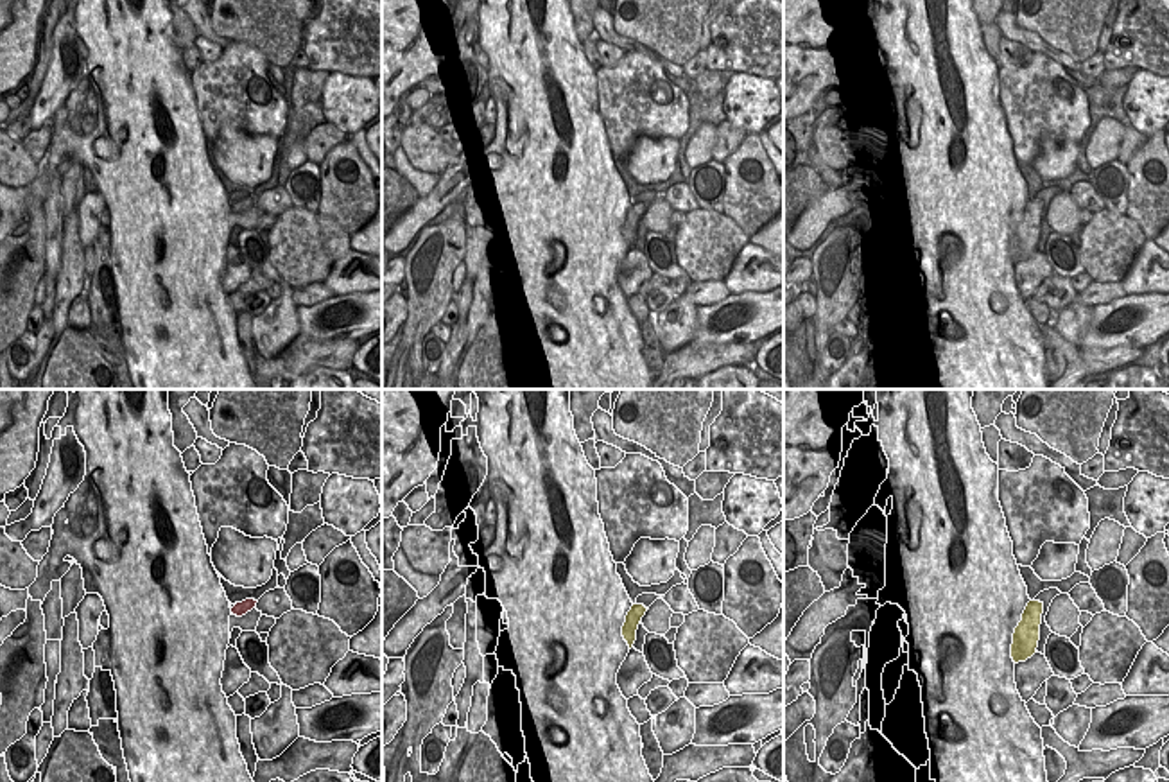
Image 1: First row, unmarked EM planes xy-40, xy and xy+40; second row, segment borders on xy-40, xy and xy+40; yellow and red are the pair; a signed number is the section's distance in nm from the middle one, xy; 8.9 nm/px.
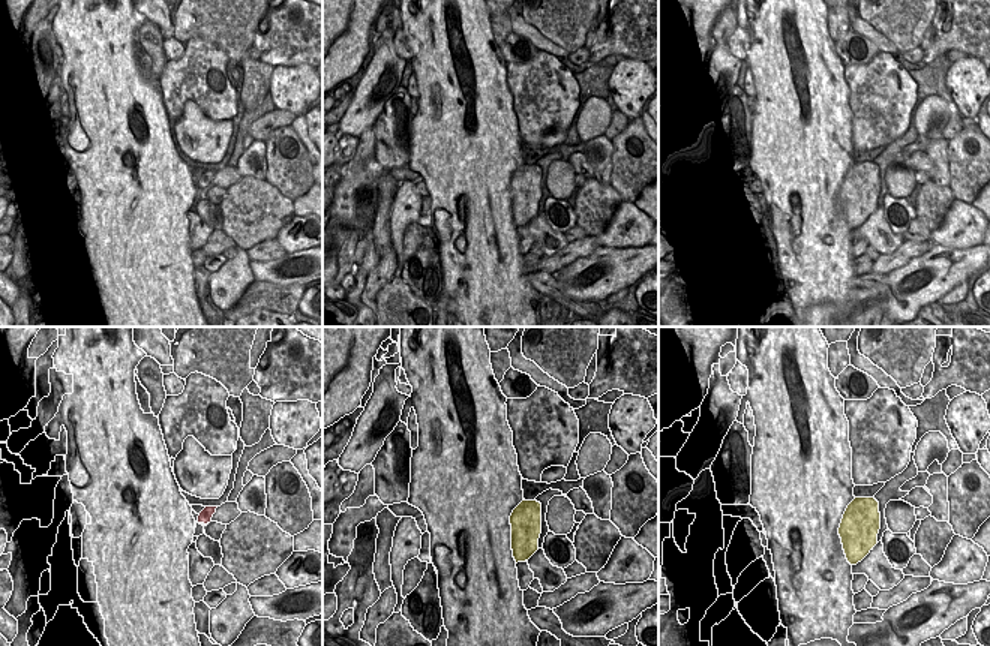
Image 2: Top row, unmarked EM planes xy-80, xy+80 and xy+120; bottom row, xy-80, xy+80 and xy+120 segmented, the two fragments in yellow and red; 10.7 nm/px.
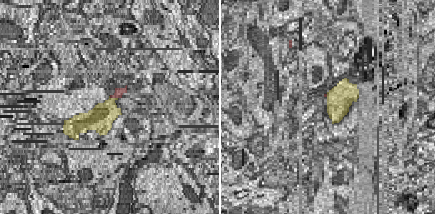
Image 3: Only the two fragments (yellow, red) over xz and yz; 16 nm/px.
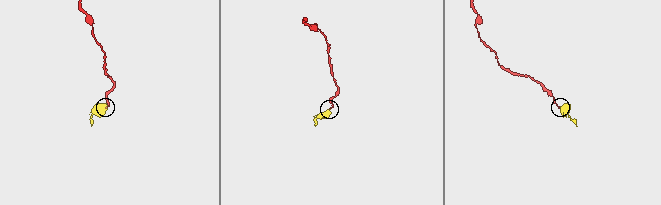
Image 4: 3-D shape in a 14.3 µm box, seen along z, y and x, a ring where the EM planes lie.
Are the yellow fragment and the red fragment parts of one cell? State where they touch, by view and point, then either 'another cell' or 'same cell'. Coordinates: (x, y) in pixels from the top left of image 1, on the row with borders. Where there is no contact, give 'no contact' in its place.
no contact | same cell

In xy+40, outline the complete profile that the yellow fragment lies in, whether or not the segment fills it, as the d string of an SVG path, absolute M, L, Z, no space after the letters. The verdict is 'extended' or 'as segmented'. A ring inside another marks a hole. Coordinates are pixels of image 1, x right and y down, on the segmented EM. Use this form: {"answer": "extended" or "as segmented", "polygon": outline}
{"answer": "as segmented", "polygon": "M1029 601L1022 621L1015 628L1013 644L1011 644L1011 658L1015 664L1026 662L1036 653L1040 640L1040 624L1042 624L1043 603Z"}

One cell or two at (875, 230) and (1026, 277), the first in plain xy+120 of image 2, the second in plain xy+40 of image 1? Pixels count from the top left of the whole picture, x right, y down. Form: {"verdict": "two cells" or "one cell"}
{"verdict": "two cells"}

